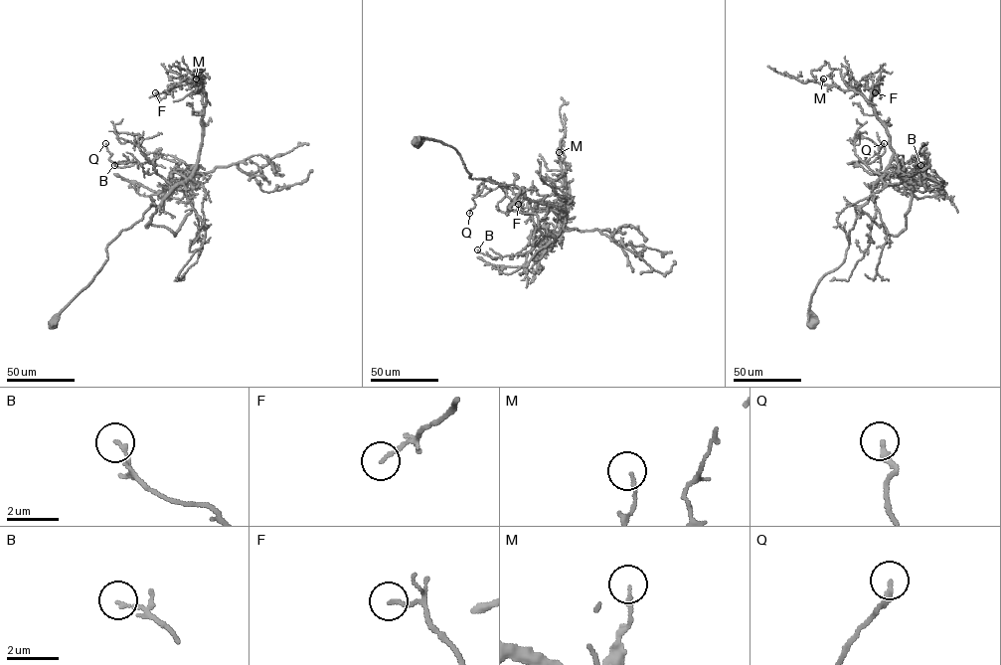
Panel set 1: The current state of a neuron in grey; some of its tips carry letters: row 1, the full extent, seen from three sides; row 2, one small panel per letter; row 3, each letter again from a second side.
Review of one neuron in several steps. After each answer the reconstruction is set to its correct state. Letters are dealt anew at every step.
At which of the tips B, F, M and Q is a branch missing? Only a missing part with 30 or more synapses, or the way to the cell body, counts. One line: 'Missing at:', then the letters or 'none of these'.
Missing at: none of these

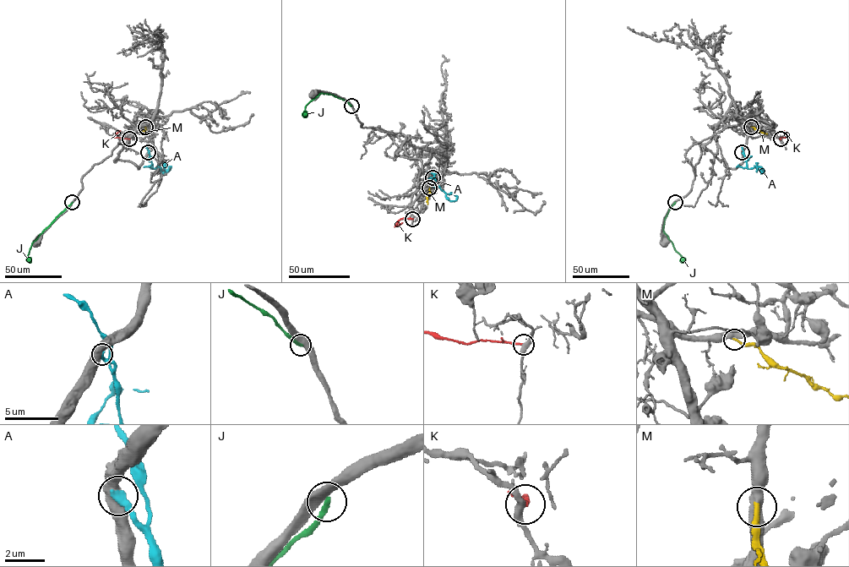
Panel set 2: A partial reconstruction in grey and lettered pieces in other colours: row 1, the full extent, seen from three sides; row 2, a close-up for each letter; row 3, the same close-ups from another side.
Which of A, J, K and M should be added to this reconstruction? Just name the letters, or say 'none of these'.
M

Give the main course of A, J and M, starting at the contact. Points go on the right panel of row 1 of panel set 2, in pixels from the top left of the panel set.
A: (742, 152), (747, 167), (755, 167), (764, 171), (759, 166), (756, 171), (755, 162)
J: (675, 202), (665, 219), (663, 231), (683, 262)
M: (751, 127), (767, 133)

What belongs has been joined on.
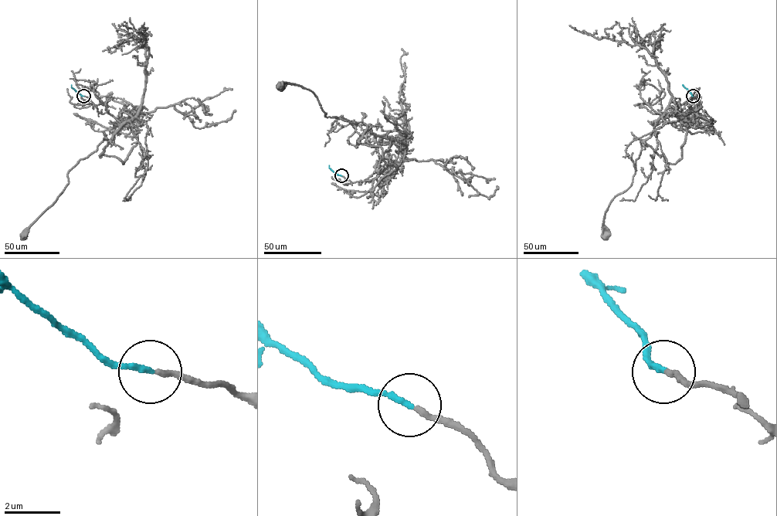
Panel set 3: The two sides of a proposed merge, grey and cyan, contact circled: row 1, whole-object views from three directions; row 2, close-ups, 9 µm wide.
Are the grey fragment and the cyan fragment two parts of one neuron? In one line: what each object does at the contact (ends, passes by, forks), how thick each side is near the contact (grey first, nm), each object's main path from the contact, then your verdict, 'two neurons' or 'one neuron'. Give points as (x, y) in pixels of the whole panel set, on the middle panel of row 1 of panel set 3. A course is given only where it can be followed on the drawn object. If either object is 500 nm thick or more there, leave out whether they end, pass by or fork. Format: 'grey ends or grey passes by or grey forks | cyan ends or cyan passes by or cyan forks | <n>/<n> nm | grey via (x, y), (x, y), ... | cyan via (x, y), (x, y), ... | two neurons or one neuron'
grey ends | cyan ends | 190/220 nm | grey via (341, 176), (351, 183), (374, 179), (401, 151), (361, 122), (326, 117), (308, 89), (285, 83), (279, 86) | cyan via (341, 175), (334, 173), (329, 165) | one neuron

